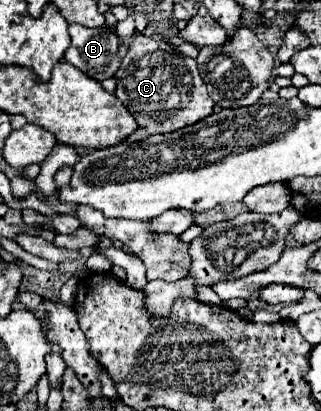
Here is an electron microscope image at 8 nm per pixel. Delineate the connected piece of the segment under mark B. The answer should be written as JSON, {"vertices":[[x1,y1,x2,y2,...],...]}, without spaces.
{"vertices":[[69,24,71,46,65,52,65,60,95,80,115,76,119,68,117,34,103,28,83,28,81,24]]}

